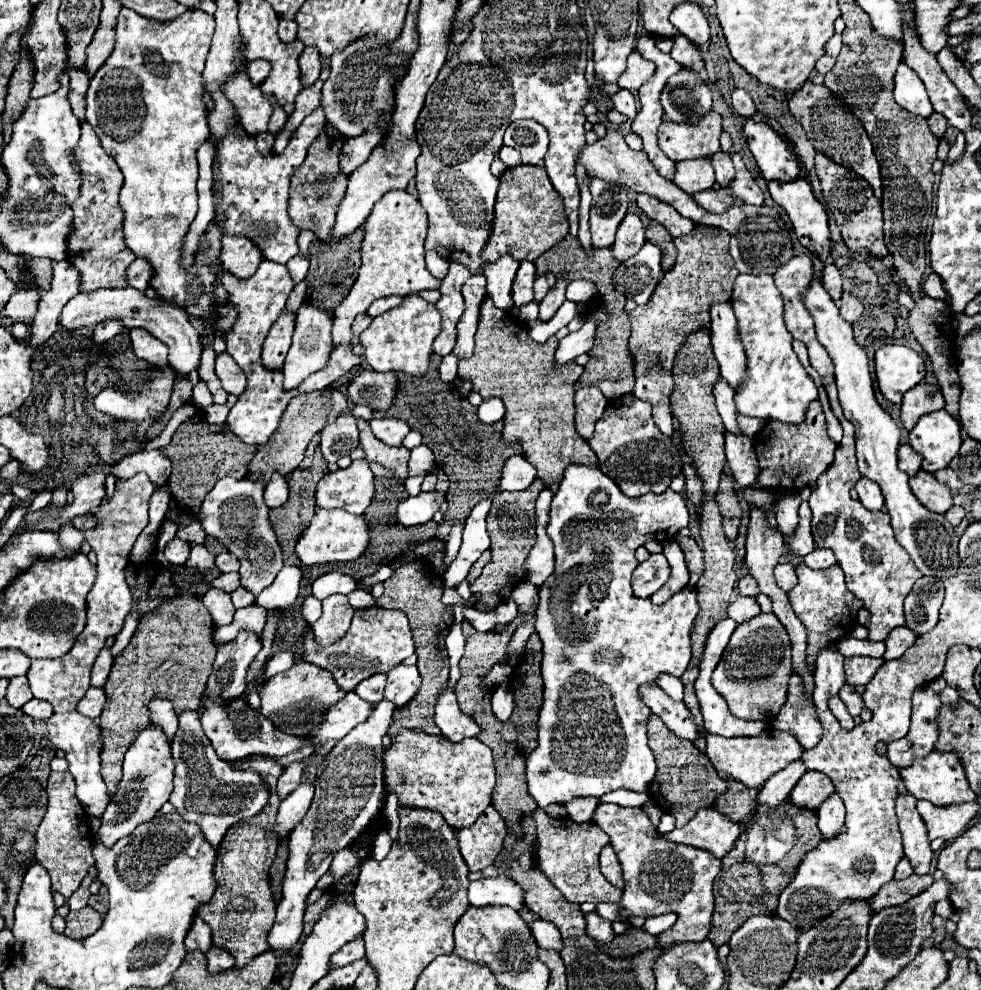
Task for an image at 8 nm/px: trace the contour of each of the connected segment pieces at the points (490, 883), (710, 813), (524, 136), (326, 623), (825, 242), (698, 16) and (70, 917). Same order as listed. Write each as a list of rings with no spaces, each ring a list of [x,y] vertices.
[[[500,873],[498,877],[472,881],[468,887],[468,901],[474,907],[506,905],[516,911],[524,907],[522,887],[516,885],[510,877],[506,877],[506,873]]]
[[[706,807],[706,809],[700,809],[690,823],[670,831],[664,837],[668,837],[674,843],[706,849],[714,853],[718,859],[722,859],[734,847],[734,841],[738,839],[740,833],[742,833],[742,827],[738,823],[724,819],[716,809]]]
[[[534,119],[512,123],[504,133],[504,145],[514,147],[522,155],[522,163],[538,165],[548,151],[548,131]]]
[[[330,595],[322,601],[322,617],[312,625],[314,639],[320,647],[328,647],[340,641],[350,629],[354,609],[348,603],[346,595]]]
[[[800,177],[792,183],[778,183],[778,181],[770,181],[768,183],[768,189],[770,189],[770,195],[772,199],[784,207],[784,211],[788,213],[790,221],[792,221],[792,227],[794,227],[794,233],[798,235],[800,243],[804,247],[808,247],[812,253],[820,255],[822,259],[828,255],[830,251],[830,229],[828,229],[828,215],[822,207],[822,203],[814,197],[812,193],[812,187],[808,183],[806,177]]]
[[[692,1],[678,3],[674,7],[674,11],[670,13],[670,21],[694,45],[708,43],[708,39],[710,39],[710,27],[708,27],[708,19],[704,17],[702,7],[698,3],[692,3]]]
[[[84,907],[80,911],[70,911],[66,915],[66,931],[64,935],[70,939],[86,939],[96,933],[102,925],[102,915],[92,907]]]

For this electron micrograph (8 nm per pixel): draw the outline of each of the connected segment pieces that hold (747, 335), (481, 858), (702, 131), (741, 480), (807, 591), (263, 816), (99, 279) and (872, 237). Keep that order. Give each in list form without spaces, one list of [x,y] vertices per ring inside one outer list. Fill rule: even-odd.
[[[738,275],[732,293],[732,305],[738,317],[740,339],[748,357],[744,379],[736,389],[738,413],[758,419],[802,423],[806,407],[818,397],[818,391],[792,351],[792,335],[784,325],[782,295],[776,289],[774,279],[768,275]]]
[[[490,805],[472,827],[458,829],[454,833],[468,869],[482,871],[484,867],[494,865],[498,853],[502,851],[506,825],[500,813]]]
[[[710,111],[698,123],[674,123],[668,117],[662,119],[658,127],[660,149],[672,161],[712,157],[720,151],[720,133],[722,119],[719,114]]]
[[[726,433],[726,459],[730,463],[732,475],[740,487],[754,485],[758,477],[758,459],[752,447],[752,439],[738,433]]]
[[[800,563],[796,567],[798,573],[798,585],[792,589],[792,609],[796,615],[800,615],[800,621],[808,629],[808,665],[814,665],[814,659],[822,647],[832,645],[836,639],[848,635],[854,629],[856,613],[862,607],[862,601],[856,599],[844,585],[844,573],[840,569],[822,569],[814,571],[808,565]],[[842,625],[842,627],[840,627]],[[842,629],[842,633],[840,633]]]
[[[272,793],[268,807],[264,807],[260,815],[246,819],[236,827],[230,827],[230,831],[218,847],[214,871],[218,883],[216,895],[212,897],[212,903],[206,903],[198,911],[198,917],[212,929],[212,943],[220,949],[226,949],[234,957],[234,967],[238,969],[248,965],[256,955],[262,955],[270,949],[268,933],[274,925],[276,903],[268,883],[268,869],[278,849],[278,839],[274,835],[278,807],[280,797]]]
[[[82,123],[82,135],[78,145],[74,147],[72,157],[74,163],[80,167],[82,185],[78,199],[72,203],[74,219],[68,235],[68,261],[80,273],[80,293],[92,293],[104,287],[126,287],[128,283],[124,281],[124,271],[136,257],[124,247],[124,213],[118,205],[122,173],[116,161],[100,147],[100,139],[88,123]]]
[[[822,153],[816,155],[816,175],[822,183],[826,207],[834,215],[846,247],[850,251],[868,253],[878,259],[886,257],[888,249],[884,245],[884,233],[882,233],[882,207],[880,207],[880,201],[874,197],[872,187],[854,171],[848,171],[844,165],[830,161]]]

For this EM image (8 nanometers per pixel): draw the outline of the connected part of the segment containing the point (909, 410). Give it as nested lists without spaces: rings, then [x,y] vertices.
[[[920,383],[912,387],[904,399],[902,399],[902,411],[900,411],[900,421],[902,425],[910,431],[922,415],[934,413],[944,409],[944,397],[936,385]]]

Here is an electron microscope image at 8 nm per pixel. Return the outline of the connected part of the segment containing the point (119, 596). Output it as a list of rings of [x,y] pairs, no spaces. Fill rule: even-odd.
[[[146,473],[116,481],[114,495],[106,499],[96,511],[94,529],[84,531],[84,541],[98,557],[96,583],[88,593],[88,623],[68,655],[58,659],[32,661],[32,667],[26,675],[30,679],[30,689],[34,697],[44,699],[54,707],[54,715],[48,719],[48,739],[56,749],[62,749],[66,753],[70,773],[76,779],[76,797],[86,809],[88,817],[100,817],[110,803],[110,797],[108,787],[100,775],[100,729],[94,725],[92,719],[80,715],[76,711],[76,705],[90,687],[90,669],[100,649],[104,647],[104,641],[120,633],[124,619],[132,609],[132,591],[126,585],[124,569],[128,565],[128,557],[136,537],[148,525],[148,499],[154,491],[156,487],[150,483]]]

